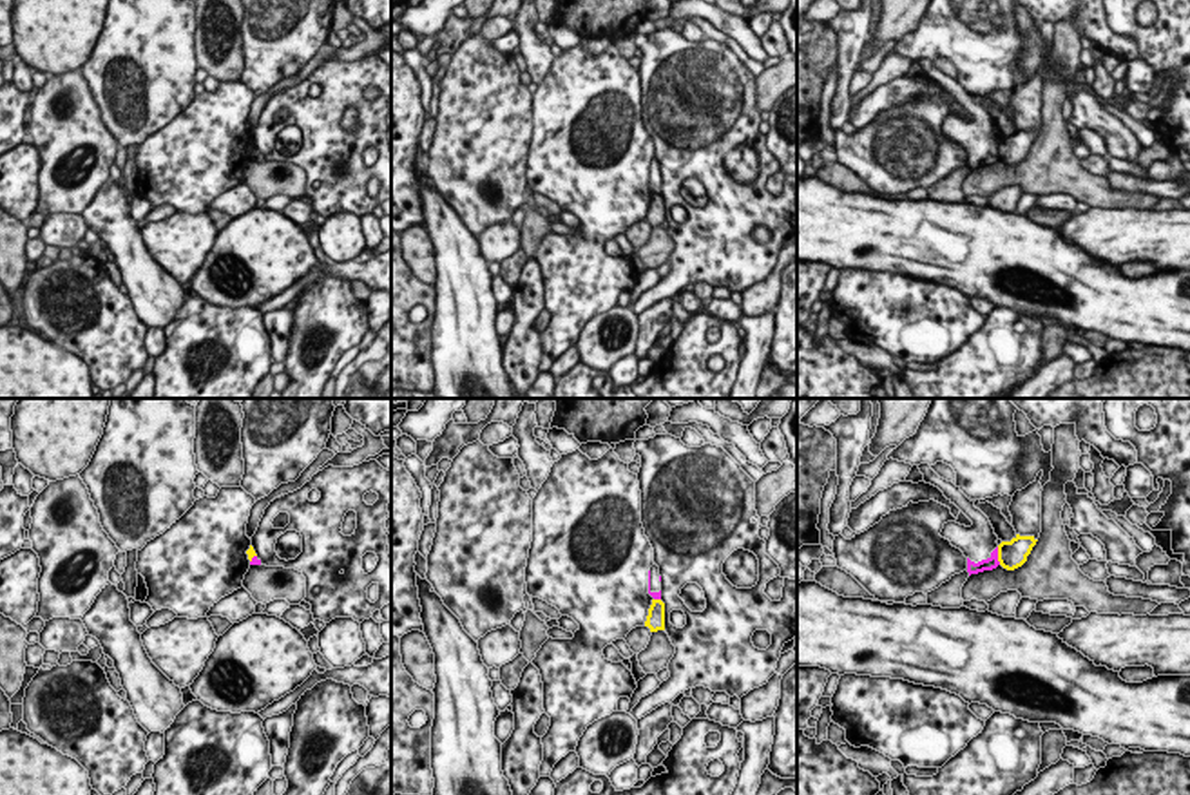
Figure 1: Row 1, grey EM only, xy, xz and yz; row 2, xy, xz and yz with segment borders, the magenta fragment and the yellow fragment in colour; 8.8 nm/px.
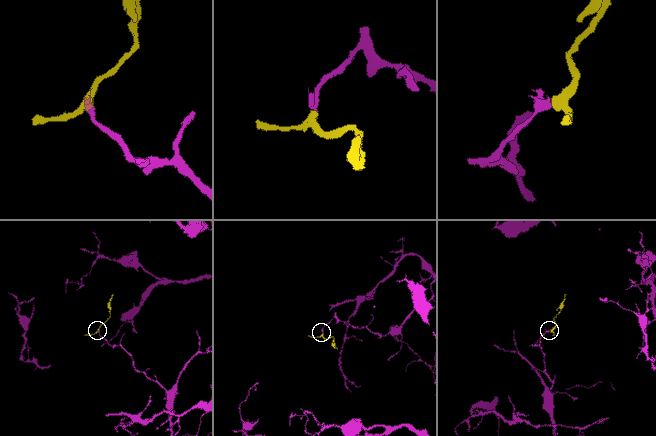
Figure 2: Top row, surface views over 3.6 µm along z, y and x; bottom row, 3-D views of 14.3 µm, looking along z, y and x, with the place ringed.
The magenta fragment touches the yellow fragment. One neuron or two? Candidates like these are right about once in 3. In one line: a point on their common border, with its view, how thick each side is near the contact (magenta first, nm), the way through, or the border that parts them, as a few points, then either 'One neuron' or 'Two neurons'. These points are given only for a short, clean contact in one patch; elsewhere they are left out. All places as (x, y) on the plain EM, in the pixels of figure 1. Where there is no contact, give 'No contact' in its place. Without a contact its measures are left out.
Touches magenta at yz (997, 151). Thickness 120 nm (magenta) against 260 nm. Boundary: yz (997, 142), (1000, 158). Two neurons.

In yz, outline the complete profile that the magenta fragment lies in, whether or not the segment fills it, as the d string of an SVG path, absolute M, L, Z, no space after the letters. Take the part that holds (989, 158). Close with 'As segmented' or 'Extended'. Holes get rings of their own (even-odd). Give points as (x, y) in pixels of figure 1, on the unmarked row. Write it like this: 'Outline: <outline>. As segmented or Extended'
Outline: M920 58L918 63L924 69L926 78L938 81L944 91L973 116L971 121L947 116L940 127L942 132L949 134L953 141L964 147L969 170L996 163L1000 159L998 130L994 129L989 112L974 101L974 96L971 96L960 81L940 72L929 58Z. Extended.

